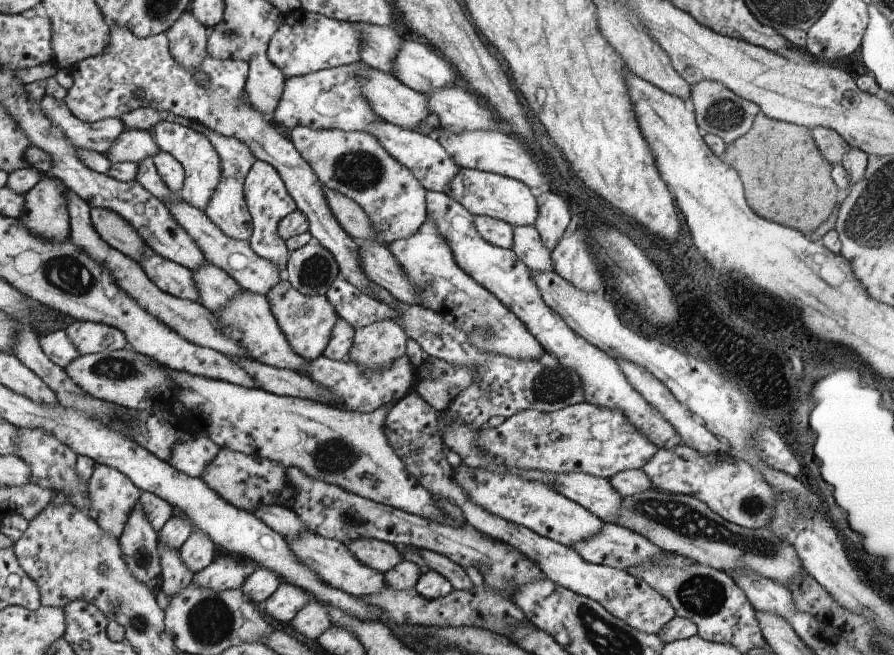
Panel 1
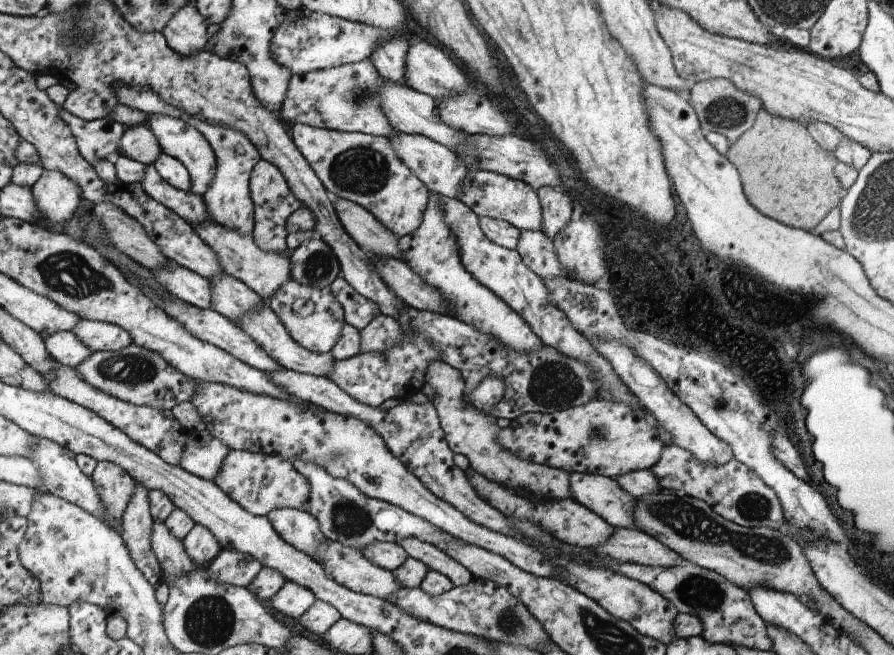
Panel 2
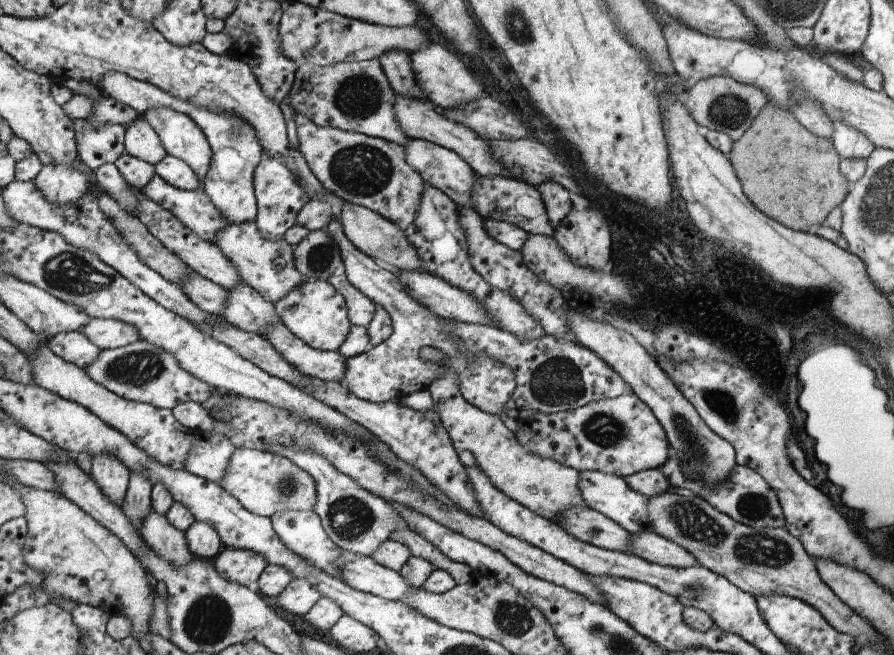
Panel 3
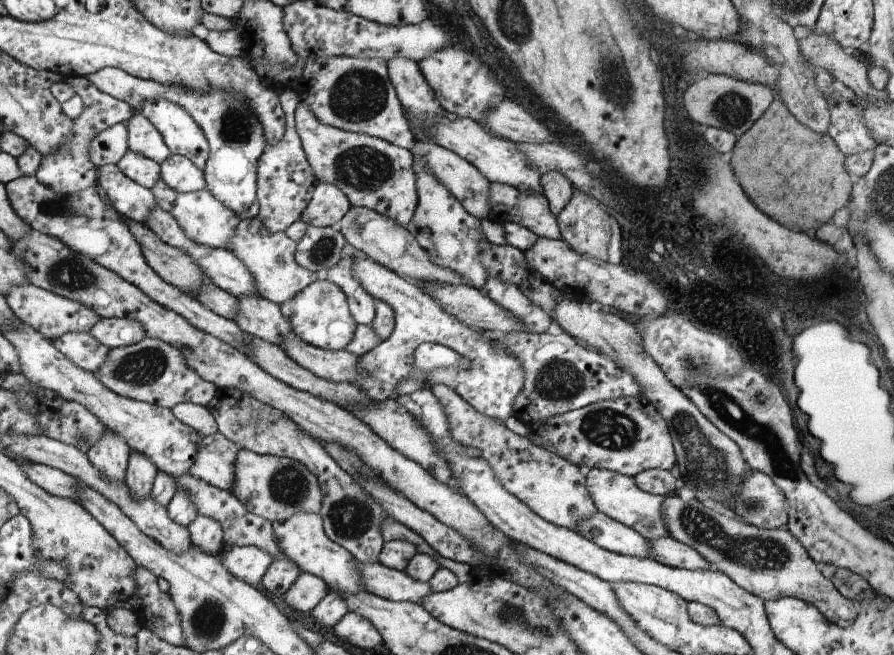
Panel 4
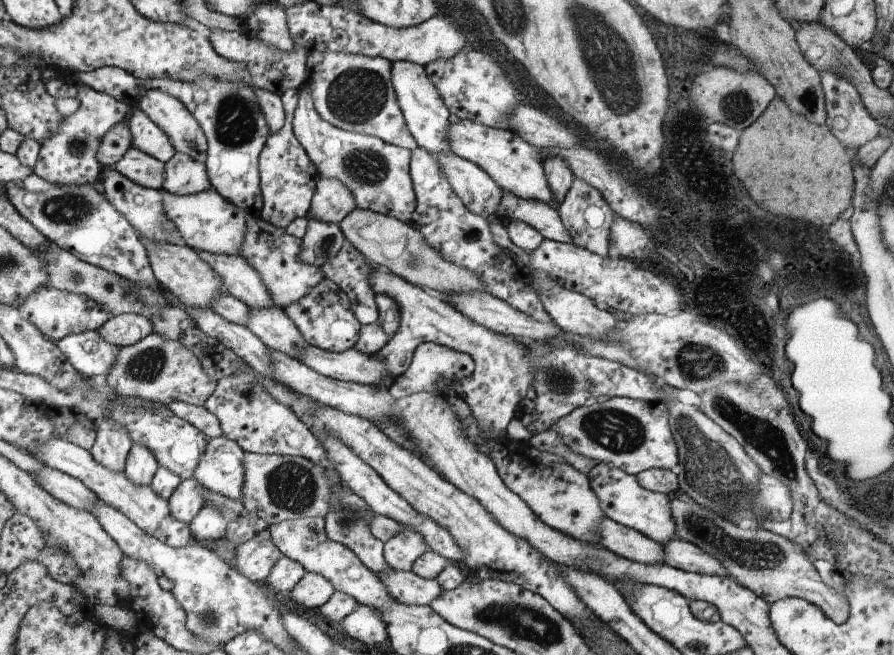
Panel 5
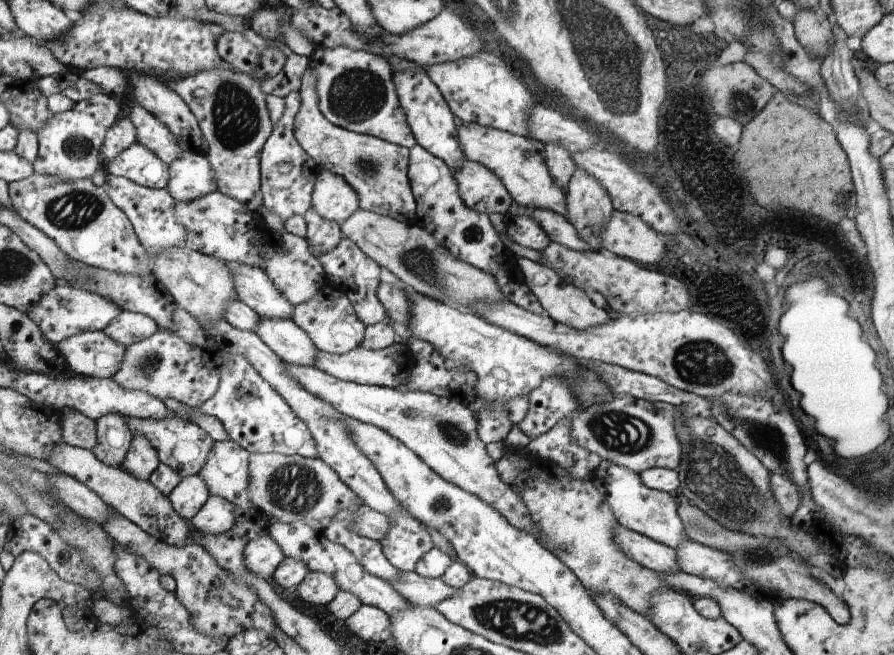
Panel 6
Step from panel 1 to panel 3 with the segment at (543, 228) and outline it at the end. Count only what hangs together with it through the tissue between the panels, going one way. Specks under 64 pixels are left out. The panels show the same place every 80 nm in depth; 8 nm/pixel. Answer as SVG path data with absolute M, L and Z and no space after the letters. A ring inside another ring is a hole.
M546 181L538 186L538 190L545 201L545 208L554 232L557 226L567 218L575 206L575 196L563 186L552 181Z

